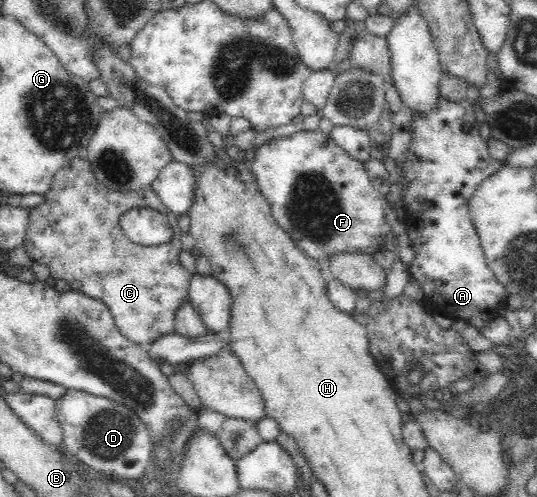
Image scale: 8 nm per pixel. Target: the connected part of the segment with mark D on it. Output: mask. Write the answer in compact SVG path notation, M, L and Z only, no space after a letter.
M76 389L55 400L56 418L63 428L62 454L85 469L92 469L119 480L142 480L153 461L152 441L138 415L118 403Z

